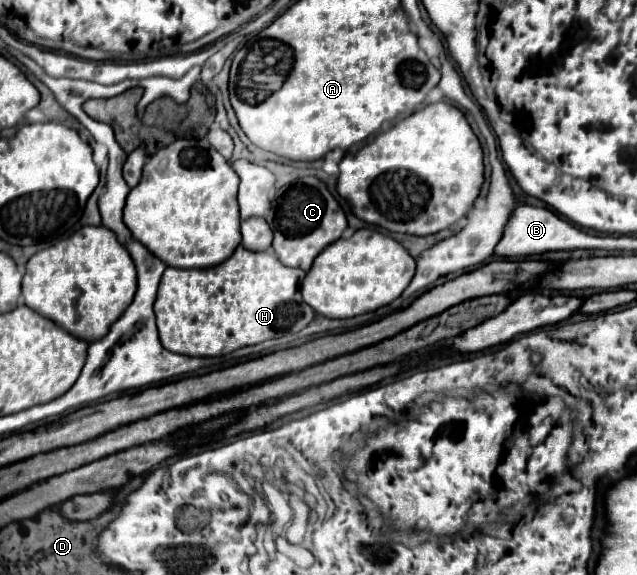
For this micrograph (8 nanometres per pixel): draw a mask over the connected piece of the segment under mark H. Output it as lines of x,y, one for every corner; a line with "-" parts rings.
272,243
272,251
263,251
263,253
253,253
253,251
247,251
245,247
237,247
235,249
235,253
227,259
227,261
223,261
221,265
217,265
217,267
209,267
209,269
177,269
177,267
167,267
165,269
165,273
163,273
163,279
161,279
161,285
159,285
159,293
157,293
157,301
155,301
155,315
157,315
157,329
159,329
159,339
161,339
161,343
163,343
163,347
167,349
167,351
171,351
171,353
181,353
181,355
189,355
189,357
221,357
221,355
227,355
227,353
231,353
231,351
237,351
237,349
241,349
241,347
247,347
247,345
257,345
257,343
263,343
263,341
267,341
267,339
275,339
275,337
283,337
283,335
287,335
287,333
297,333
297,331
301,331
303,327
307,327
309,323
311,323
311,319
313,319
313,315
315,315
315,311
309,307
309,305
305,305
305,303
301,303
301,281
303,281
303,277
305,277
307,273
305,271
301,271
301,269
291,269
291,267
287,267
285,263
281,263
279,261
279,257
277,257
277,253
275,253
275,249
273,249

